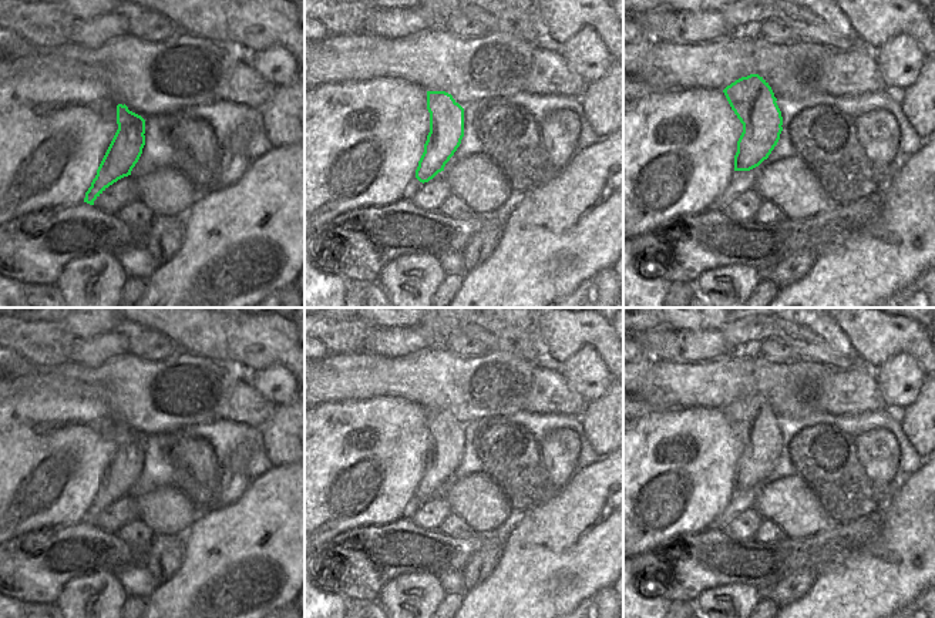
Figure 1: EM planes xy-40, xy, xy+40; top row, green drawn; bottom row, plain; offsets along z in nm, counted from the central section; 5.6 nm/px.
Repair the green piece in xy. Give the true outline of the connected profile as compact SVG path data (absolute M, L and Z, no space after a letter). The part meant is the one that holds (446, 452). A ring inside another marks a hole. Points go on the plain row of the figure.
M427 410L430 451L416 488L420 501L428 501L454 474L464 456L464 427L445 410Z

